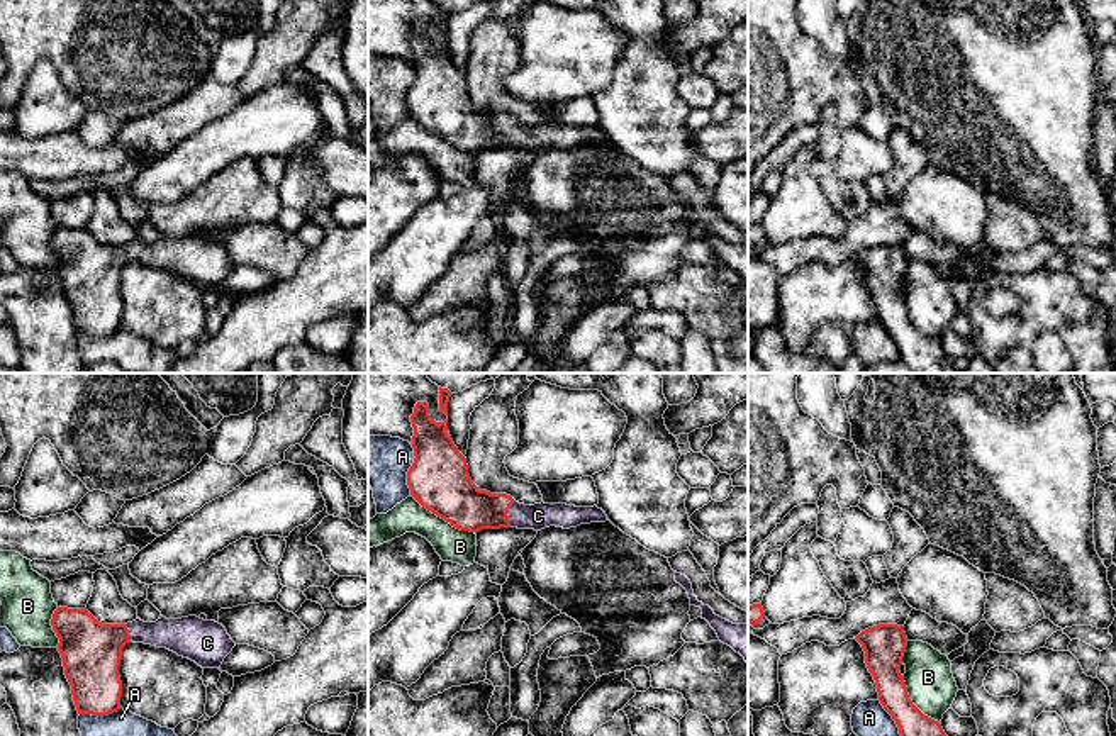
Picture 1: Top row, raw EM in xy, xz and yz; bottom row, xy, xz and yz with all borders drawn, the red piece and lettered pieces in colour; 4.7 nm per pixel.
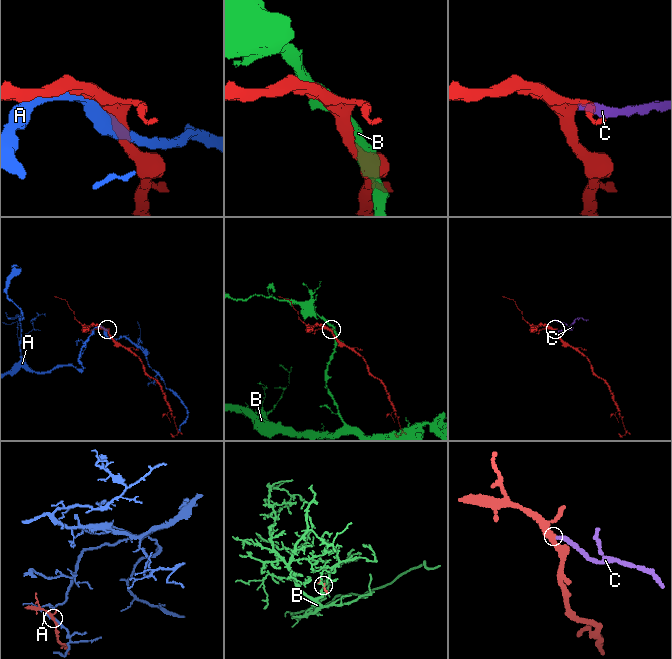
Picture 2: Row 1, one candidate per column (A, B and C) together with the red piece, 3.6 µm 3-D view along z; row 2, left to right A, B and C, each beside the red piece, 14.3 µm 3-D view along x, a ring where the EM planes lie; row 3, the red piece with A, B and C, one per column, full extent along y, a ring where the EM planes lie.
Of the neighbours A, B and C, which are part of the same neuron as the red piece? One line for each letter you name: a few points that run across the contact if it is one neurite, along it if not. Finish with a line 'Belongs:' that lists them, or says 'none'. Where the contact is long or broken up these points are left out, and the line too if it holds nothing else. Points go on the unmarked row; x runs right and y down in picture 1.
Belongs: C

